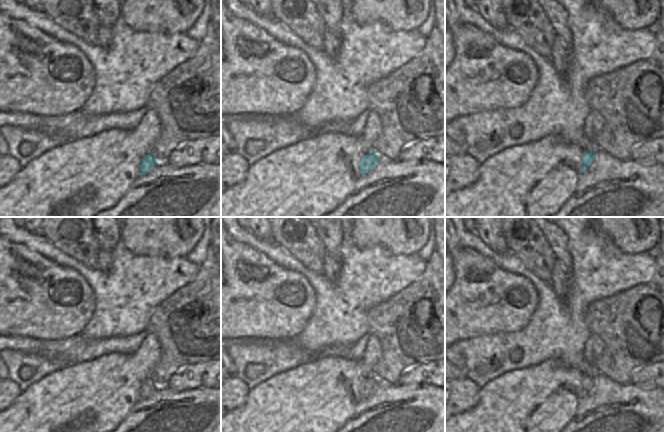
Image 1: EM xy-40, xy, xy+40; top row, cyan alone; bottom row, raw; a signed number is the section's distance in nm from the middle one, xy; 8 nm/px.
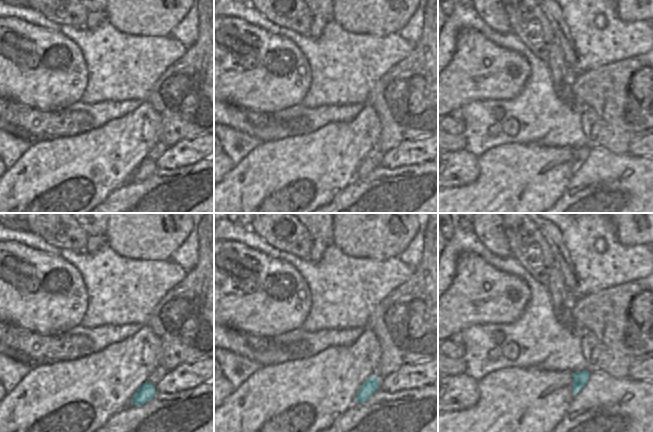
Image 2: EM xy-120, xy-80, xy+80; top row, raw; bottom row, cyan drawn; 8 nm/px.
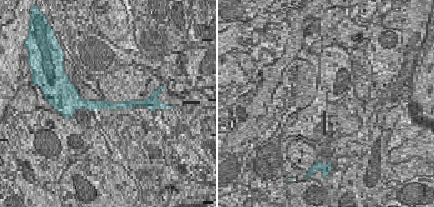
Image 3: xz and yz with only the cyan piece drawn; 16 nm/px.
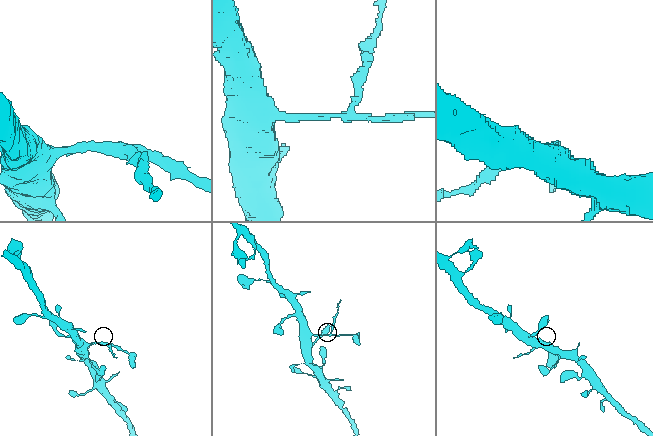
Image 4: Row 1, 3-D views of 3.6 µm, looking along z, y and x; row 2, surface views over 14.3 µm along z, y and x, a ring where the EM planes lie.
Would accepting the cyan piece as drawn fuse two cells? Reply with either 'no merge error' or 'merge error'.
merge error

